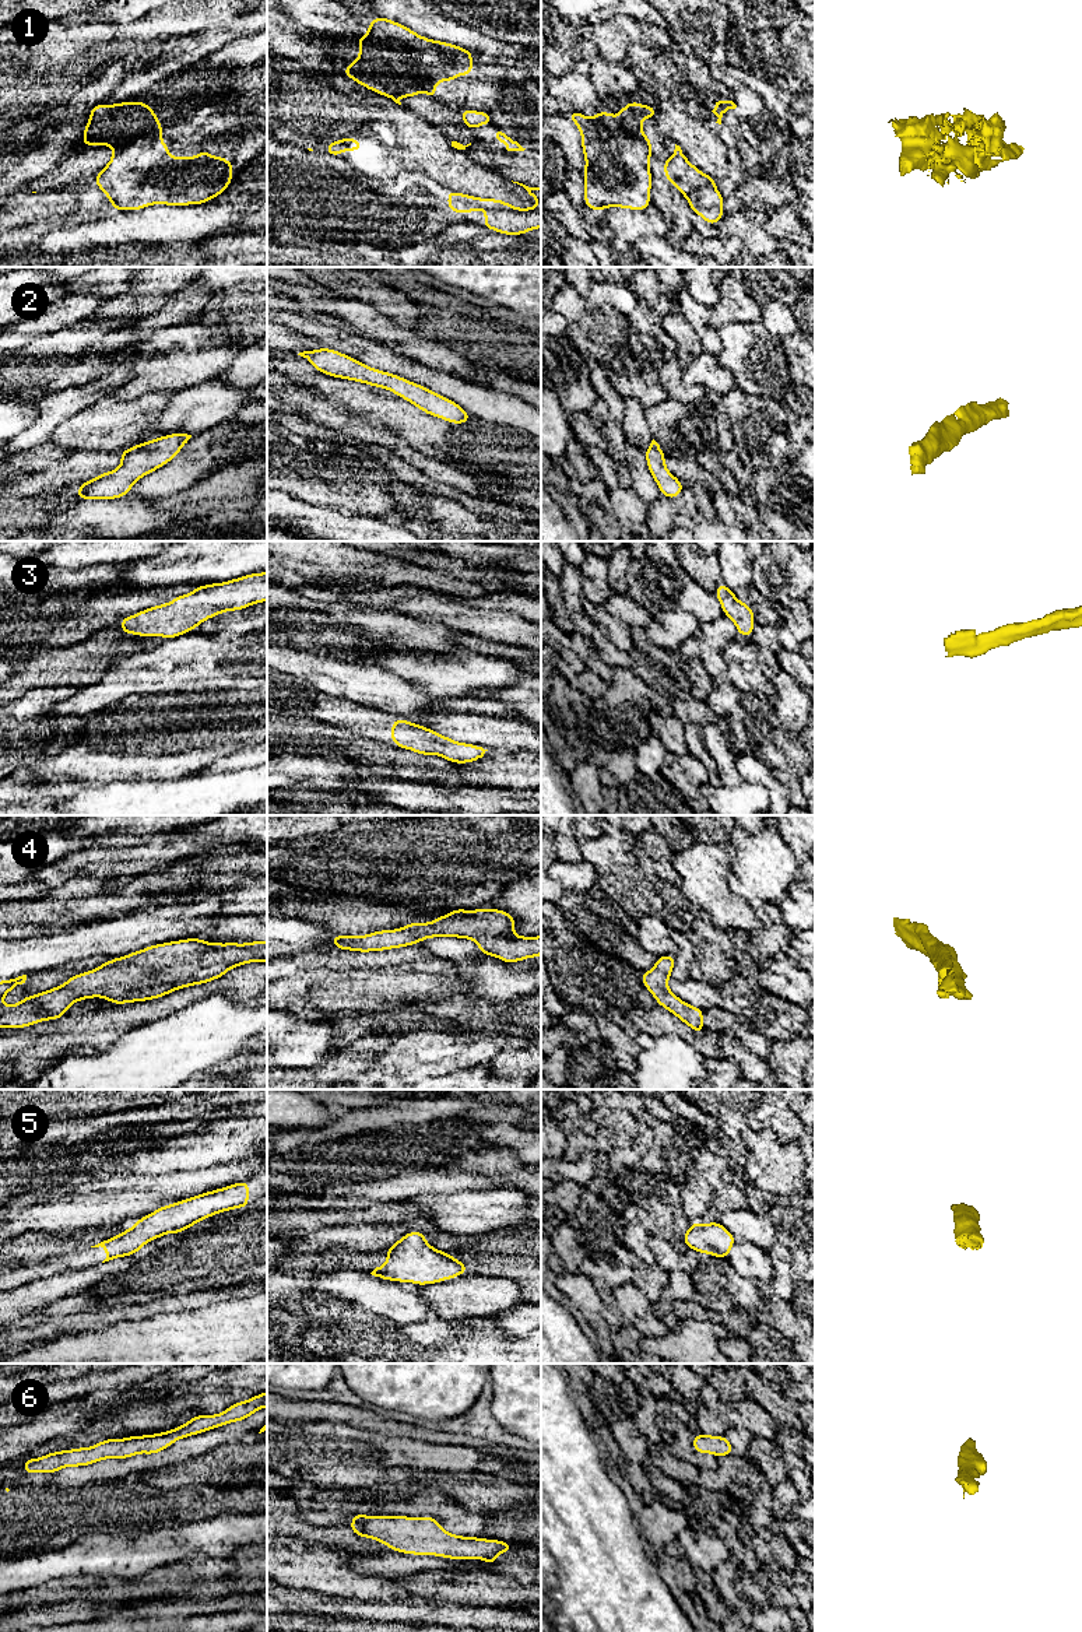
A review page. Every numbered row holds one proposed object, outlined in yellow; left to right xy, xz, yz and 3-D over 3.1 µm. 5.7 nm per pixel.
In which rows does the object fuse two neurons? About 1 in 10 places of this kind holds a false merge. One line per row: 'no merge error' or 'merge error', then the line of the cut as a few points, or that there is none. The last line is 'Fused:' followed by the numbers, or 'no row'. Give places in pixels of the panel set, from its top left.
1: merge error; cut xy (90, 116), (108, 111), (123, 136), (136, 136), (161, 126)
2: no merge error; cut none
3: no merge error; cut none
4: no merge error; cut none
5: no merge error; cut none
6: no merge error; cut none
Fused: 1

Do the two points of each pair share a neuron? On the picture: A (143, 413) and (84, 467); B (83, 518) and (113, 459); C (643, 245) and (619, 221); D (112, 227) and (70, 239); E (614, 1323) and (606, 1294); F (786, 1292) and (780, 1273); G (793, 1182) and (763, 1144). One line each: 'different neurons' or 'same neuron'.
A: different neurons
B: different neurons
C: different neurons
D: same neuron
E: same neuron
F: same neuron
G: different neurons

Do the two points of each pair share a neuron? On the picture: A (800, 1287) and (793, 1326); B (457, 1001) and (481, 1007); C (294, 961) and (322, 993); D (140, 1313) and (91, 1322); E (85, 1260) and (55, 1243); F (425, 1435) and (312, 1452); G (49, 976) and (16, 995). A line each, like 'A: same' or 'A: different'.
A: different
B: same
C: different
D: same
E: different
F: different
G: same

